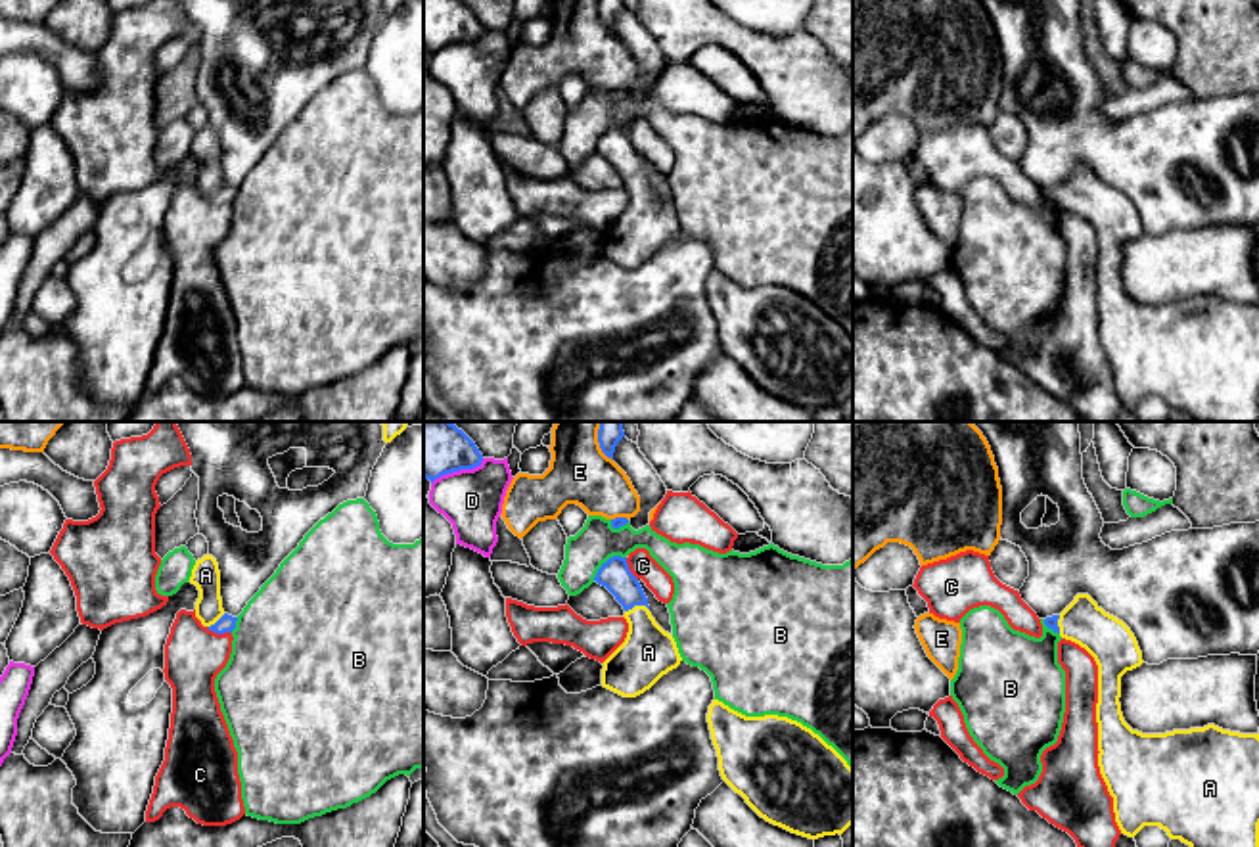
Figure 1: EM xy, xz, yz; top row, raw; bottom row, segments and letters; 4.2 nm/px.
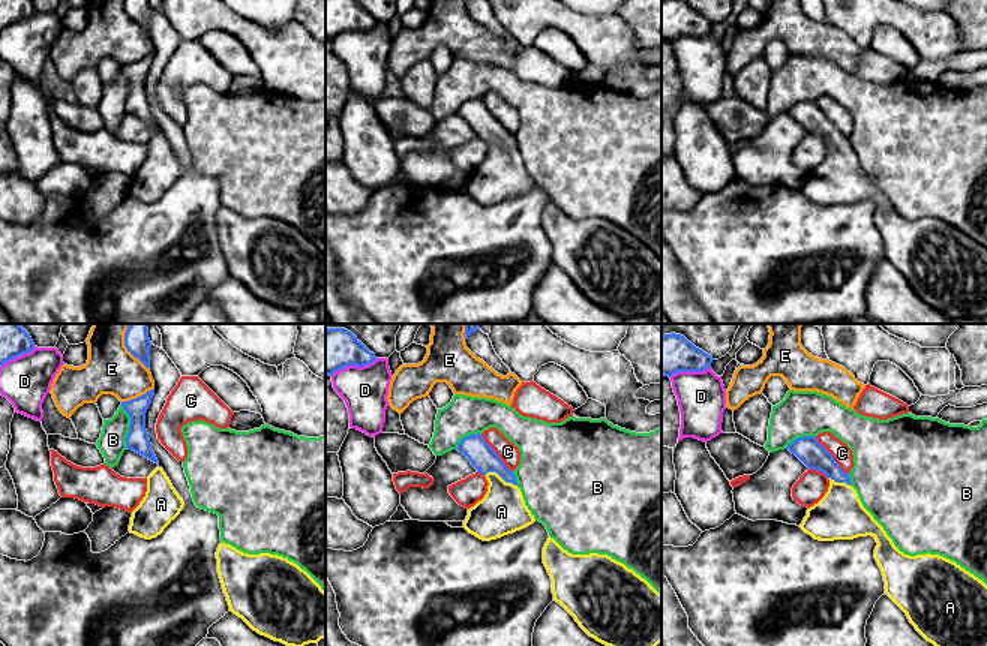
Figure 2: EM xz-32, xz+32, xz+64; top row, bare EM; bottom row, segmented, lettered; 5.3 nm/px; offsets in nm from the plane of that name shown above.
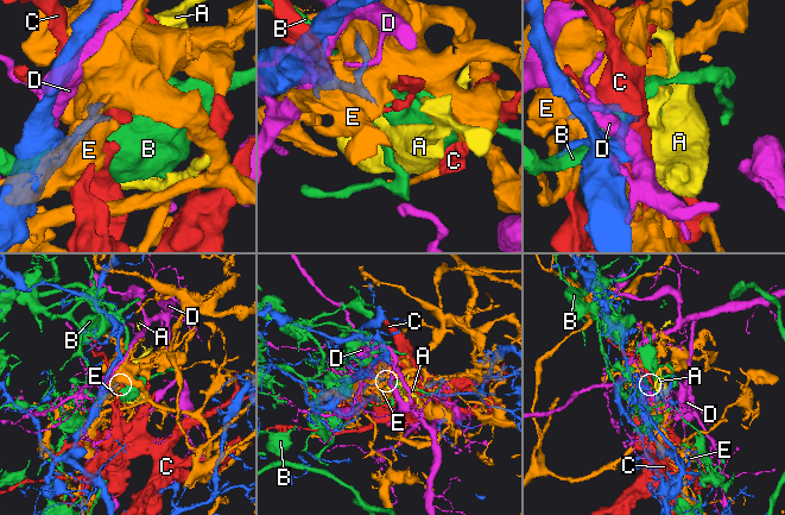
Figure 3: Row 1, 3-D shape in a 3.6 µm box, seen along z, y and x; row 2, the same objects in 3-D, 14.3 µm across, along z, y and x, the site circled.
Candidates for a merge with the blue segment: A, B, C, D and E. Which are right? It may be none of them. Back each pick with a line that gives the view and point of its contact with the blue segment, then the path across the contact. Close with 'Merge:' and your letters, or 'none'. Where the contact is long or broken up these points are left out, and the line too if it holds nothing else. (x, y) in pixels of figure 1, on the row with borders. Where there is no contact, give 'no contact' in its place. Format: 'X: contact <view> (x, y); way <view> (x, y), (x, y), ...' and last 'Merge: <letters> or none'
A: contact xz (637, 604); way xz (616, 575), (637, 604), (648, 652)
Merge: A

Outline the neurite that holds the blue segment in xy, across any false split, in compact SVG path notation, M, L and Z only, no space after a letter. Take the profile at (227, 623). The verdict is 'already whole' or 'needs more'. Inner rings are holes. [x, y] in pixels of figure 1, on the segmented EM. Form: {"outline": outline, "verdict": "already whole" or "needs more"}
{"outline": "M209 554L197 560L190 583L199 590L195 617L201 625L217 634L232 632L238 617L232 617L222 609L220 571L217 560Z", "verdict": "needs more"}

